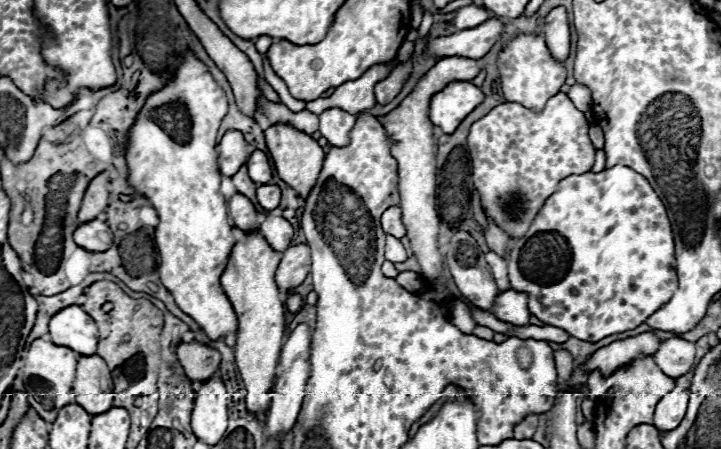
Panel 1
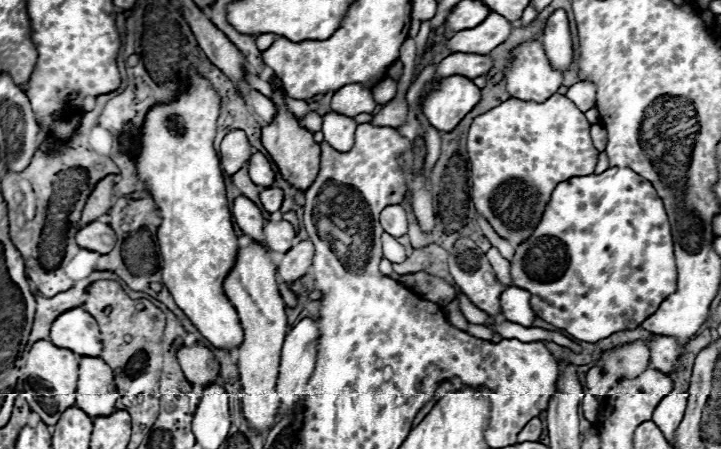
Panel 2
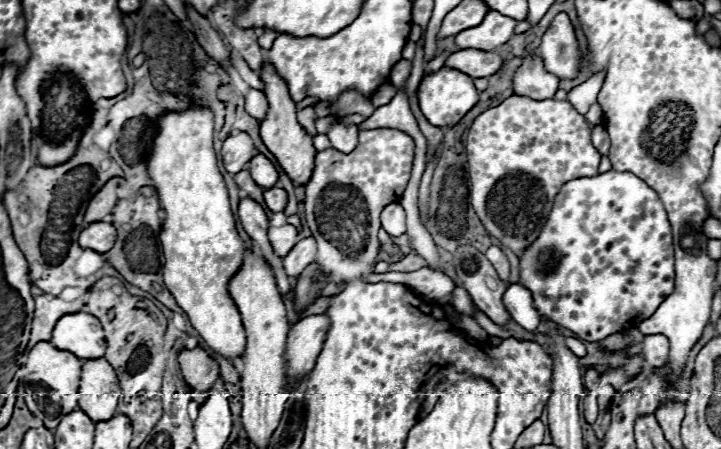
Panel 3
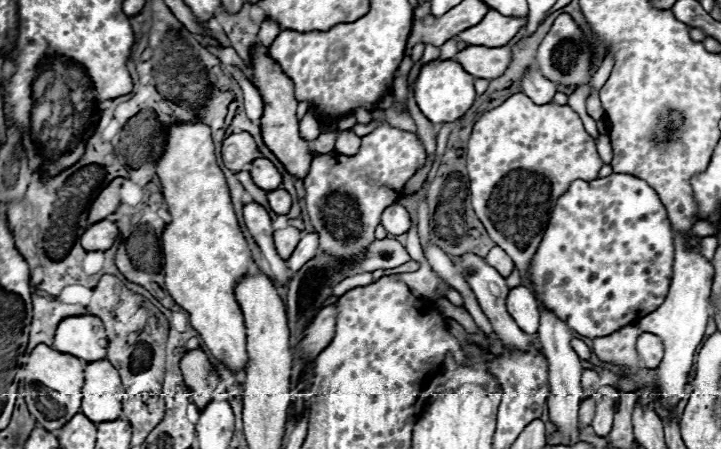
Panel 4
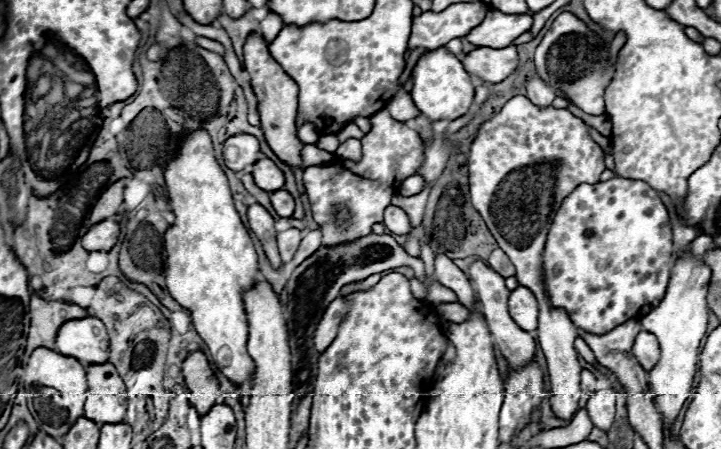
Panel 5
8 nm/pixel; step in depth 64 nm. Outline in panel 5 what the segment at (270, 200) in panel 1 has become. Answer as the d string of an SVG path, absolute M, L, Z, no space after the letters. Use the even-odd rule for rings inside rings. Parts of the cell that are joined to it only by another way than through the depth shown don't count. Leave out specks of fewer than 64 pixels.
M278 190L272 194L272 206L280 218L290 218L294 214L294 198L286 190Z

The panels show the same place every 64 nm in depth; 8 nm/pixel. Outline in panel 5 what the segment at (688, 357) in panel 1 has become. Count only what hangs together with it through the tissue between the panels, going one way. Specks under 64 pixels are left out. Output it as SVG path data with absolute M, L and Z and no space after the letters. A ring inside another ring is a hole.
M640 332L634 340L634 346L632 346L632 354L636 356L636 360L640 362L640 366L644 370L650 370L658 358L660 358L660 346L658 346L658 340L656 336L652 336L650 332Z

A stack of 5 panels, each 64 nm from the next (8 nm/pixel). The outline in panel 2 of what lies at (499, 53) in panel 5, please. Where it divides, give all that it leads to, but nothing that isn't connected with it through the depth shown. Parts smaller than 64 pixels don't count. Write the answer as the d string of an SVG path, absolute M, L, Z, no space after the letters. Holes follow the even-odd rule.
M454 52L450 56L446 56L440 64L438 64L438 72L436 78L444 78L444 76L452 76L452 74L462 74L470 80L484 76L492 70L494 60L490 58L490 54L470 54L470 52Z

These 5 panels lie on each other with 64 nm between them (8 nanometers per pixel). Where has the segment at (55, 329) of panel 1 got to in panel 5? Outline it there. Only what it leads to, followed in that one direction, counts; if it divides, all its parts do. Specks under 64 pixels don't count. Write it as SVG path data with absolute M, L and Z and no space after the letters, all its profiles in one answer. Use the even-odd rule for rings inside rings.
M98 318L68 320L56 338L56 352L80 360L82 364L108 362L108 334Z

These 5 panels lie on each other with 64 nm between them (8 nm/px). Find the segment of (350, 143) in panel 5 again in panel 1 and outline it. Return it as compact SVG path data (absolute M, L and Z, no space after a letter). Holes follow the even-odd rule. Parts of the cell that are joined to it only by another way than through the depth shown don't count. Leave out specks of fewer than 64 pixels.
M328 108L320 114L320 132L330 142L330 146L336 148L348 144L348 134L354 128L354 124L356 124L356 116L338 108Z

